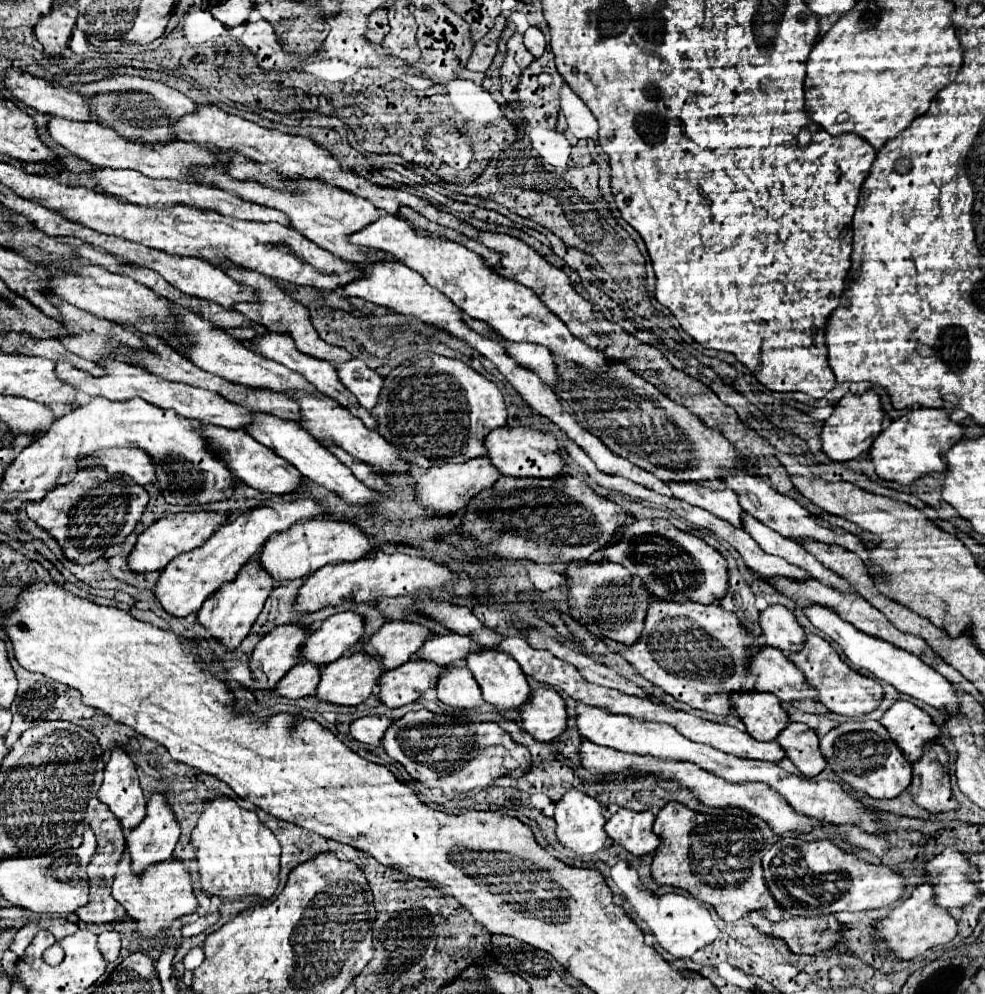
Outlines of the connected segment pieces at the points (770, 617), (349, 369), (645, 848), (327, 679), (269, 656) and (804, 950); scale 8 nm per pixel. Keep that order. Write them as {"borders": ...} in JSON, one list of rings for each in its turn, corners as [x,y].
{"borders":[[[[771,605],[761,613],[761,629],[765,635],[765,645],[781,649],[785,653],[797,653],[805,645],[805,631],[797,623],[795,615],[781,607]]],[[[351,359],[347,363],[337,365],[337,373],[341,383],[357,397],[357,401],[367,411],[371,411],[381,393],[383,377],[377,371],[369,369],[361,359]]],[[[619,809],[605,823],[605,831],[625,851],[633,855],[647,855],[653,853],[661,843],[661,839],[651,829],[653,821],[655,815],[649,811],[635,813],[629,809]]],[[[363,651],[351,657],[341,657],[321,669],[321,681],[315,695],[323,703],[353,707],[373,693],[381,673],[381,663]]],[[[281,625],[265,635],[249,657],[251,677],[255,679],[253,689],[275,689],[279,679],[299,665],[299,645],[307,635],[309,631],[297,625]]],[[[761,911],[749,915],[751,925],[769,937],[777,937],[797,955],[815,955],[829,951],[841,939],[841,923],[833,915],[821,917],[791,917],[777,923],[767,921]]]]}

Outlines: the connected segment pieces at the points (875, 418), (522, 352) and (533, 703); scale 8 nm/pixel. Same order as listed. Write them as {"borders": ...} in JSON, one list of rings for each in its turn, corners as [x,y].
{"borders":[[[[869,389],[867,393],[863,393],[861,397],[855,393],[843,395],[841,401],[835,405],[833,415],[823,423],[823,431],[821,431],[821,451],[831,459],[831,461],[851,461],[863,453],[869,451],[873,439],[879,435],[881,431],[881,423],[883,423],[883,409],[881,409],[881,399],[879,395],[875,395],[873,389]]],[[[505,341],[505,347],[509,351],[509,355],[513,355],[513,359],[517,363],[521,363],[523,367],[535,371],[547,385],[555,387],[555,363],[553,363],[553,355],[543,347],[543,345],[535,345],[535,343],[513,343],[513,341]]],[[[551,687],[535,689],[525,705],[521,705],[517,711],[523,723],[523,731],[527,731],[537,741],[553,741],[565,731],[565,701]]]]}

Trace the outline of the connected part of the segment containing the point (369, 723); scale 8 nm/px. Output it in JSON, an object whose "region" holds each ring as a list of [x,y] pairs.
{"region":[[[367,715],[351,723],[351,735],[367,745],[379,745],[385,731],[389,729],[391,719],[383,715]]]}

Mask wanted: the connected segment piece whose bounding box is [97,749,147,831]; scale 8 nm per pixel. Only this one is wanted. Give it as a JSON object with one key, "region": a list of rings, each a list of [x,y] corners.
{"region":[[[123,749],[111,753],[97,797],[113,811],[125,831],[131,831],[141,823],[141,819],[145,819],[147,801],[139,787],[135,765]]]}

